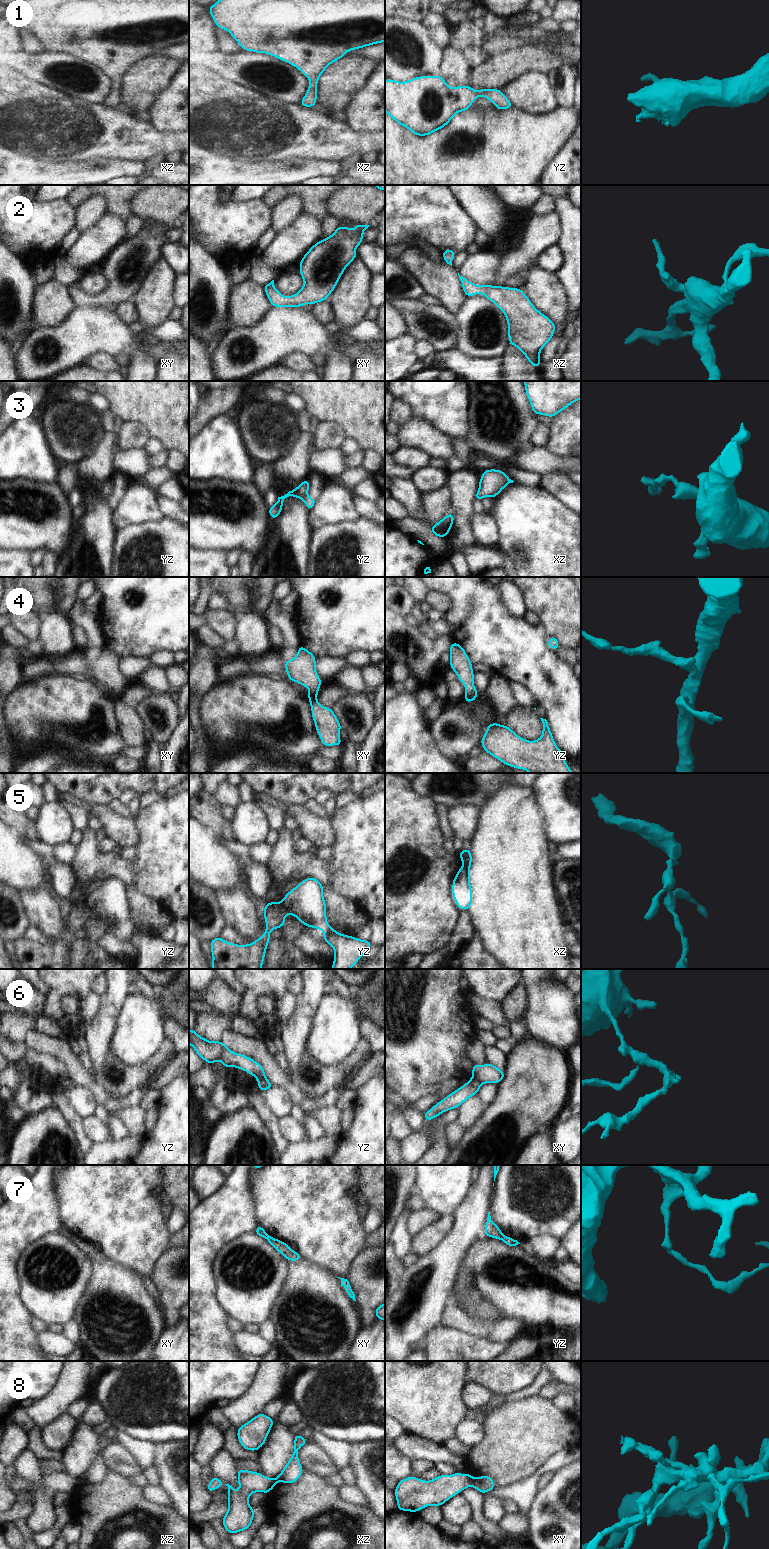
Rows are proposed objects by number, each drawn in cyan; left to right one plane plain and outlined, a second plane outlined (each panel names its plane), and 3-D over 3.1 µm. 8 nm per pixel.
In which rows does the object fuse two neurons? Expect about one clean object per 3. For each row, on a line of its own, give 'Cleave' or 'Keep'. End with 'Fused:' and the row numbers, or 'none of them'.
1: Keep
2: Keep
3: Keep
4: Keep
5: Cleave
6: Cleave
7: Cleave
8: Cleave
Fused: 5, 6, 7, 8

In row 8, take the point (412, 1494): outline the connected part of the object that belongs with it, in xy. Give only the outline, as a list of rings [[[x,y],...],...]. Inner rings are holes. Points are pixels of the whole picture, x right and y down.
[[[470,1473],[440,1474],[430,1481],[411,1475],[400,1480],[394,1490],[397,1509],[414,1513],[426,1506],[441,1507],[468,1487],[473,1487],[473,1477]]]

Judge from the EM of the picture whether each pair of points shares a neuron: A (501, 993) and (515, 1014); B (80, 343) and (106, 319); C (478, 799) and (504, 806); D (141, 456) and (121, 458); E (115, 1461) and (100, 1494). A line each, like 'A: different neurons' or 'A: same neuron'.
A: different neurons
B: same neuron
C: different neurons
D: same neuron
E: different neurons

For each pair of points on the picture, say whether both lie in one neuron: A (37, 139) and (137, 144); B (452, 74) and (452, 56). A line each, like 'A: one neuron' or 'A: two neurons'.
A: one neuron
B: one neuron

